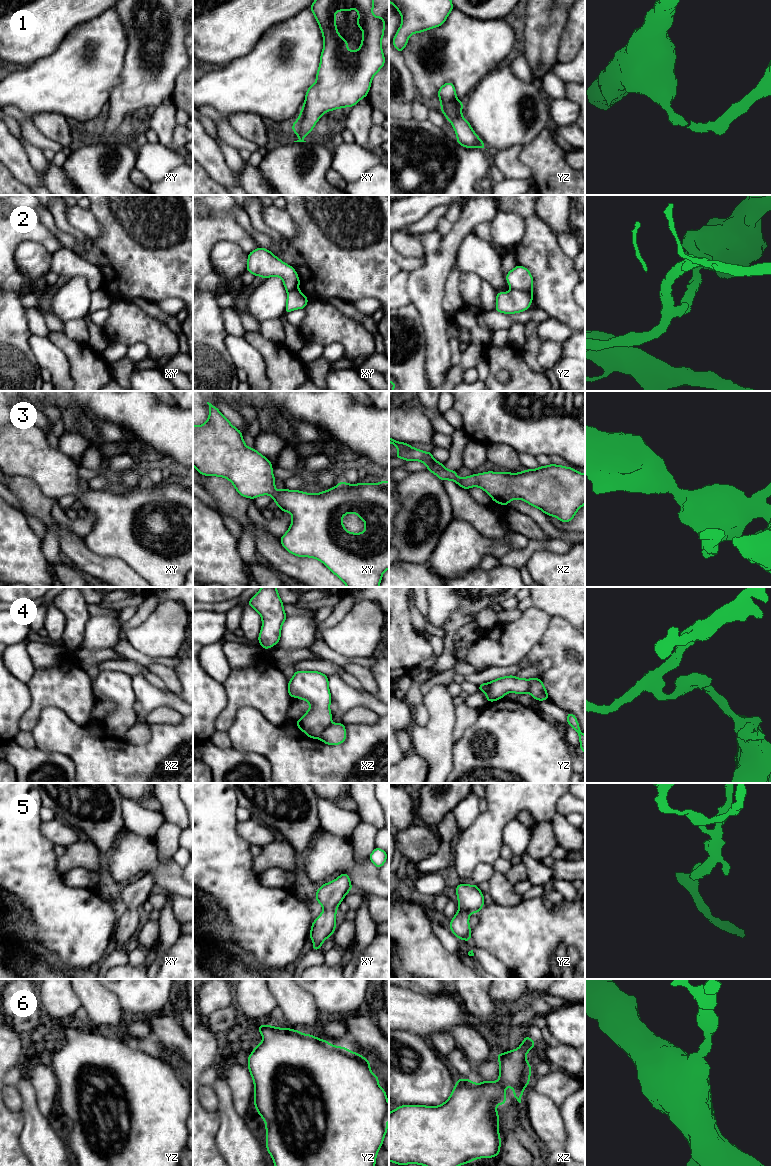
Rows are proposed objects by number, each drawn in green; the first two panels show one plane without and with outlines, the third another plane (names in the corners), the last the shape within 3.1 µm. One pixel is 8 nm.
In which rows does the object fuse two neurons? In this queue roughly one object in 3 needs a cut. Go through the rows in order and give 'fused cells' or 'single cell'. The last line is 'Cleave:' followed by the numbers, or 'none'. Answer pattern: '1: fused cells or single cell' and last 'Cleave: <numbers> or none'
1: single cell
2: fused cells
3: single cell
4: fused cells
5: single cell
6: single cell
Cleave: 2, 4

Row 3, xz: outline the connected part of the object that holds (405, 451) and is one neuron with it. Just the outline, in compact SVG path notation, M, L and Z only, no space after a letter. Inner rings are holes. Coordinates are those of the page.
M389 437L389 443L398 448L396 458L404 459L405 461L423 462L427 466L427 470L434 473L442 481L452 480L464 489L468 490L470 487L482 488L494 502L505 507L510 501L521 499L531 506L540 509L545 514L568 523L585 504L585 474L576 471L574 468L550 464L533 470L526 469L519 473L488 471L459 478L456 471L446 469L443 463L436 461L433 458L432 452L424 452L411 447L407 443L395 441L391 437Z

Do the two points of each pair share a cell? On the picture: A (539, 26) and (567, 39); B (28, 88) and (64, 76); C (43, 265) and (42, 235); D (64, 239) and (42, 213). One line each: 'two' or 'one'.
A: two
B: one
C: two
D: one

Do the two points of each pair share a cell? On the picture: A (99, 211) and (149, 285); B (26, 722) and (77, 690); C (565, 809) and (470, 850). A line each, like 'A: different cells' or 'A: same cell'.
A: same cell
B: same cell
C: different cells

